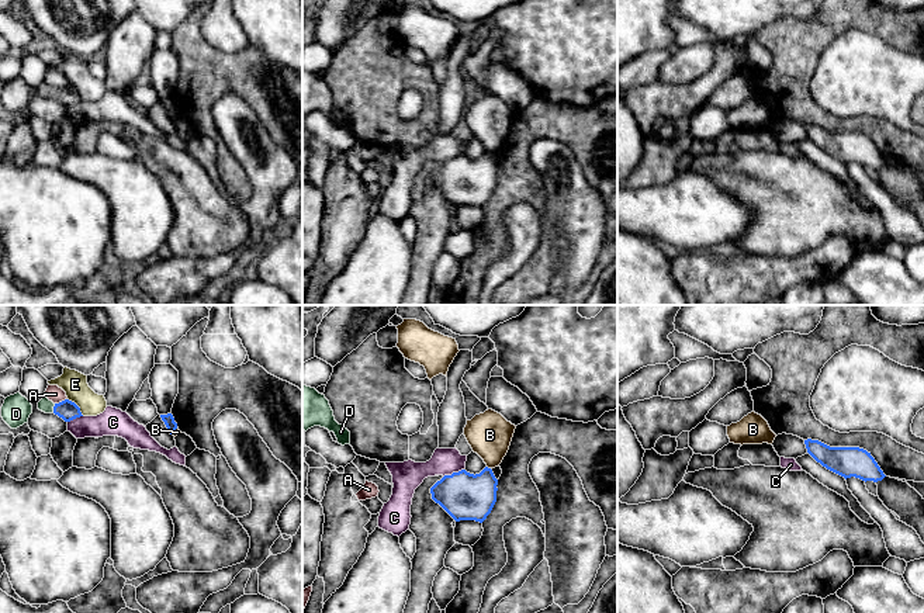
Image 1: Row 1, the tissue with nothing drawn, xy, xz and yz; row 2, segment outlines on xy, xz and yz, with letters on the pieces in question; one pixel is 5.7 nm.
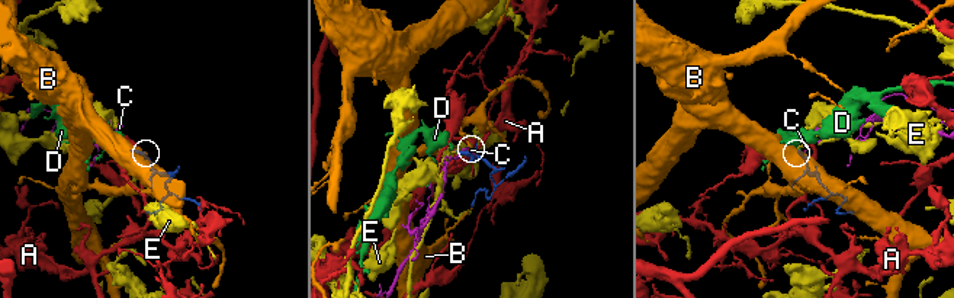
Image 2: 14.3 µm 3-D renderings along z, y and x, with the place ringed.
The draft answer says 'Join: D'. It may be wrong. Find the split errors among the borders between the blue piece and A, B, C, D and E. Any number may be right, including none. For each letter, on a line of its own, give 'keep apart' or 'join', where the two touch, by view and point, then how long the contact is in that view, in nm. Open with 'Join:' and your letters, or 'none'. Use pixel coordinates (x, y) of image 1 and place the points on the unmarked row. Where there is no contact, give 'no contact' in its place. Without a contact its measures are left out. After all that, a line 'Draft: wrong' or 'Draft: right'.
Join: D
A: keep apart; contact xy (62, 86); length 80 nm
B: keep apart; contact xz (487, 152); length 30 nm
C: keep apart; contact xz (453, 158); length 130 nm
D: join; contact xy (54, 93); length 50 nm
E: keep apart; contact xy (78, 92); length 140 nm
Draft: right

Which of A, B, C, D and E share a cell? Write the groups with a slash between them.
A / B / C / D / E

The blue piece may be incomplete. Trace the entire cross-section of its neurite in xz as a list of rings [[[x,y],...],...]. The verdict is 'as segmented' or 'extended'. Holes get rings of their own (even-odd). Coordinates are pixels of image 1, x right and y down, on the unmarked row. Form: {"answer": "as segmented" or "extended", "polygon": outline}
{"answer": "as segmented", "polygon": [[[488,152],[475,160],[461,155],[444,160],[430,173],[430,179],[456,207],[482,208],[496,187],[496,170],[498,164]]]}

